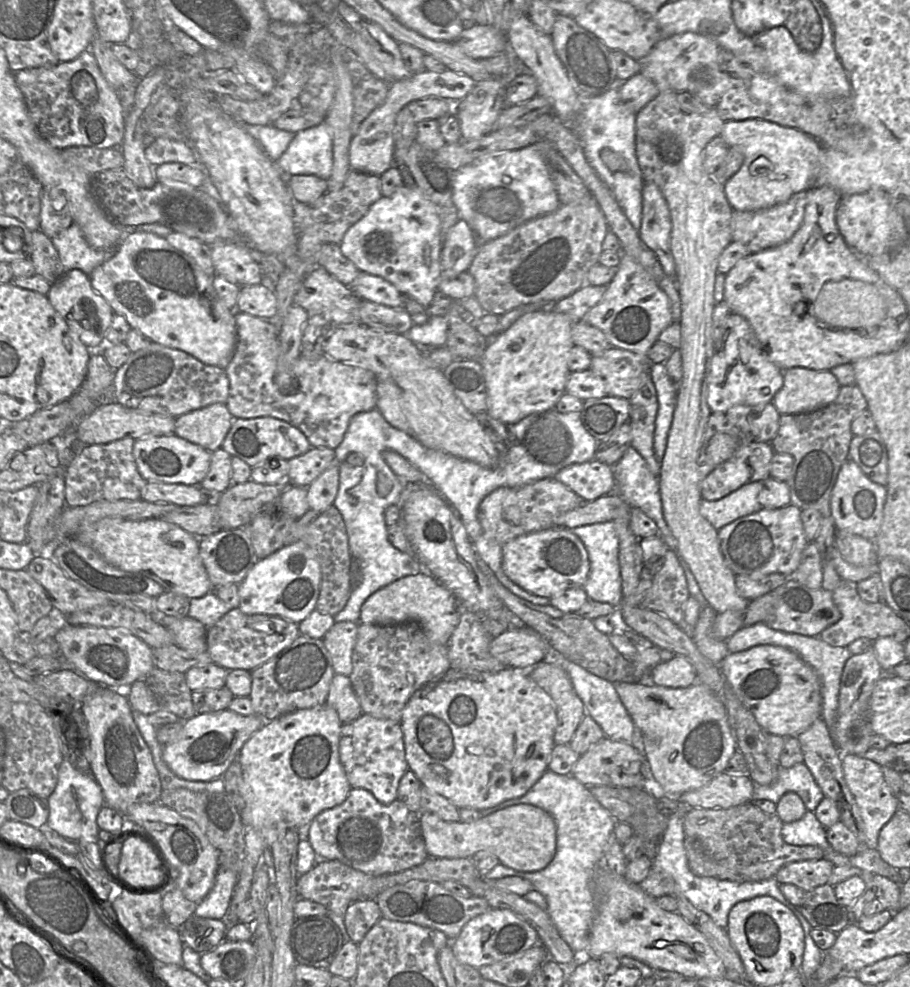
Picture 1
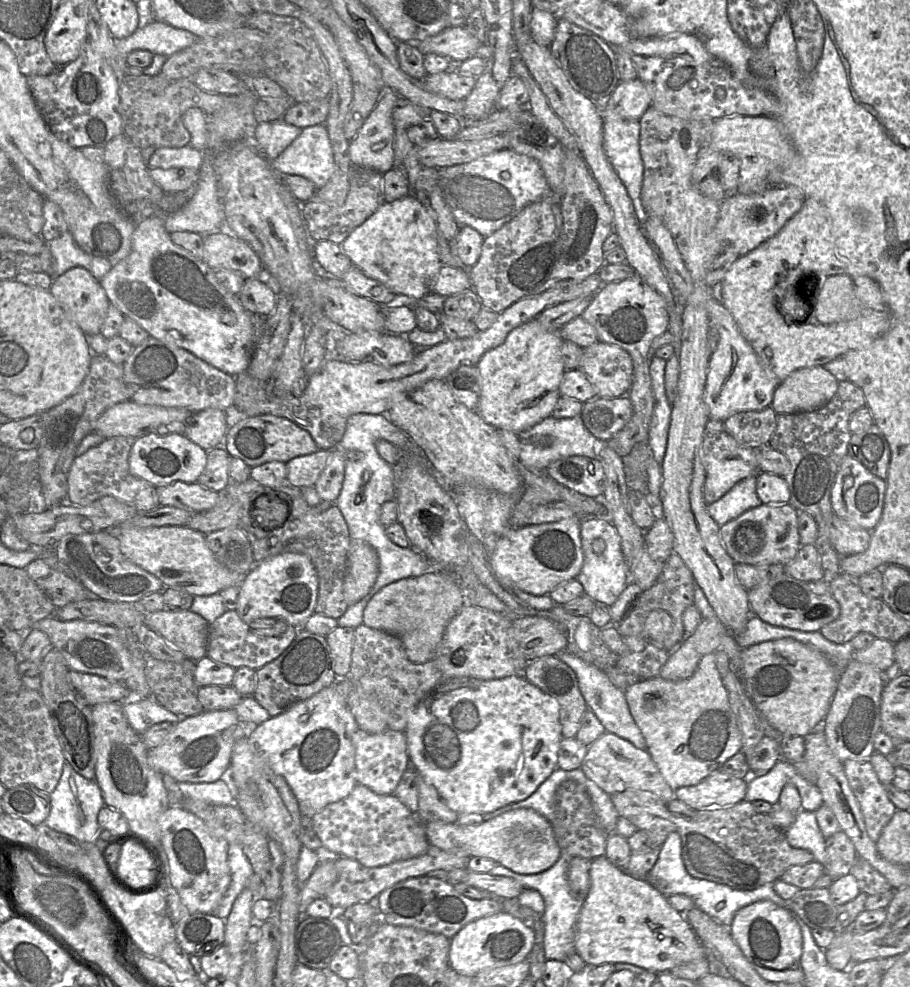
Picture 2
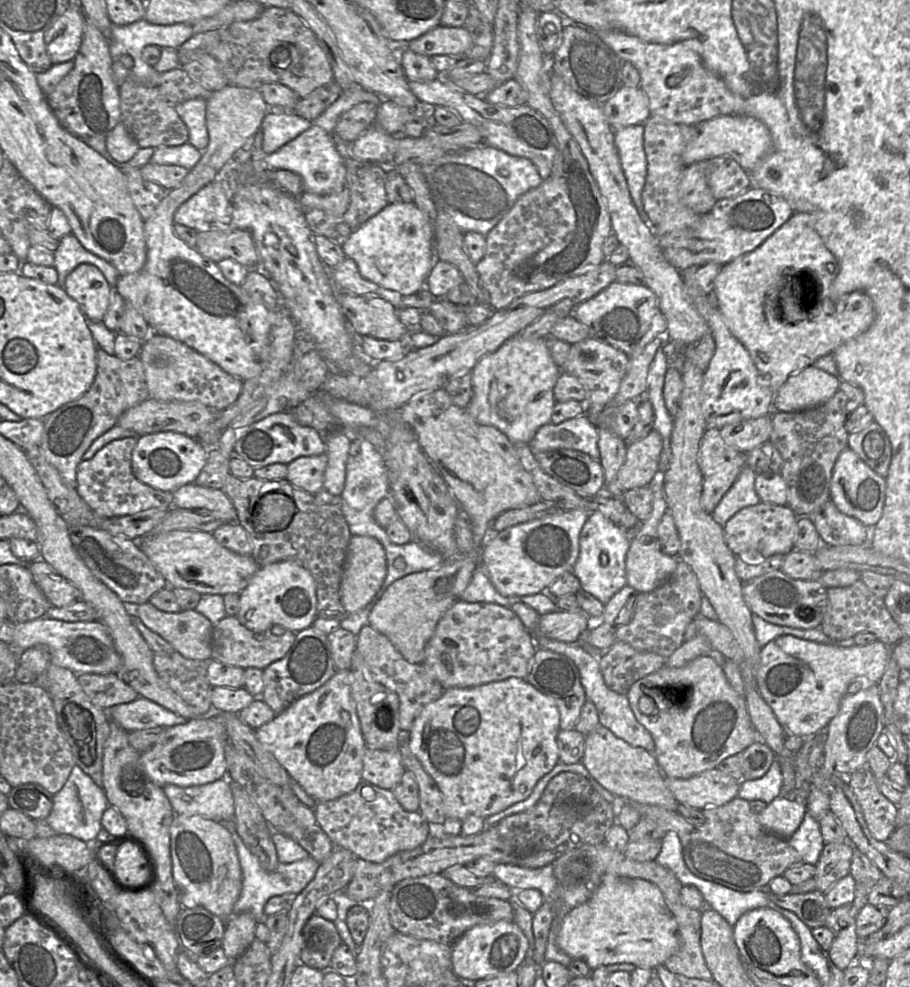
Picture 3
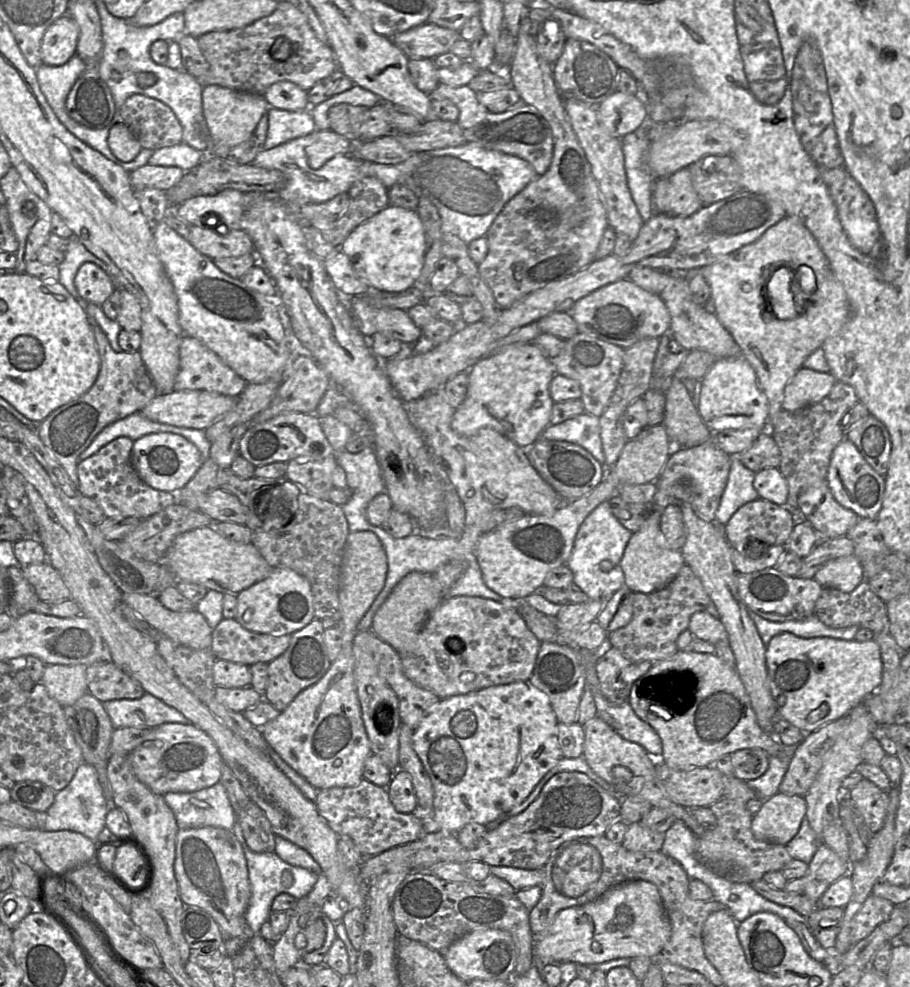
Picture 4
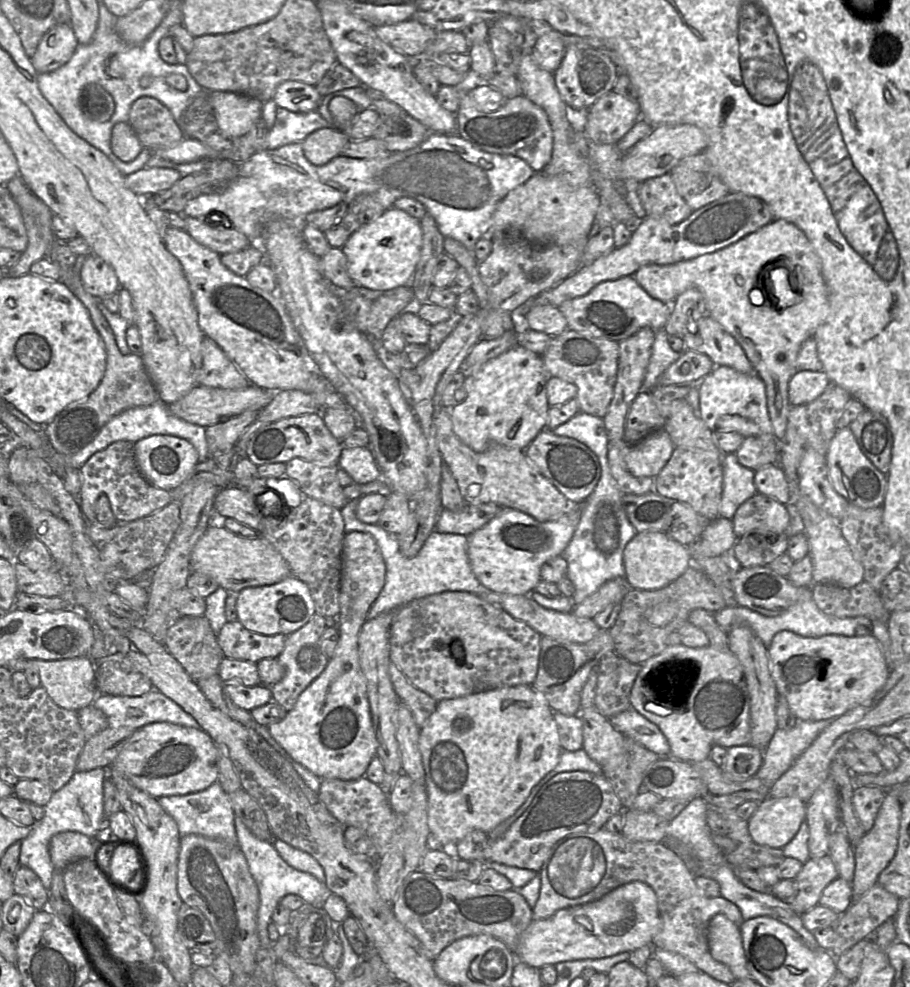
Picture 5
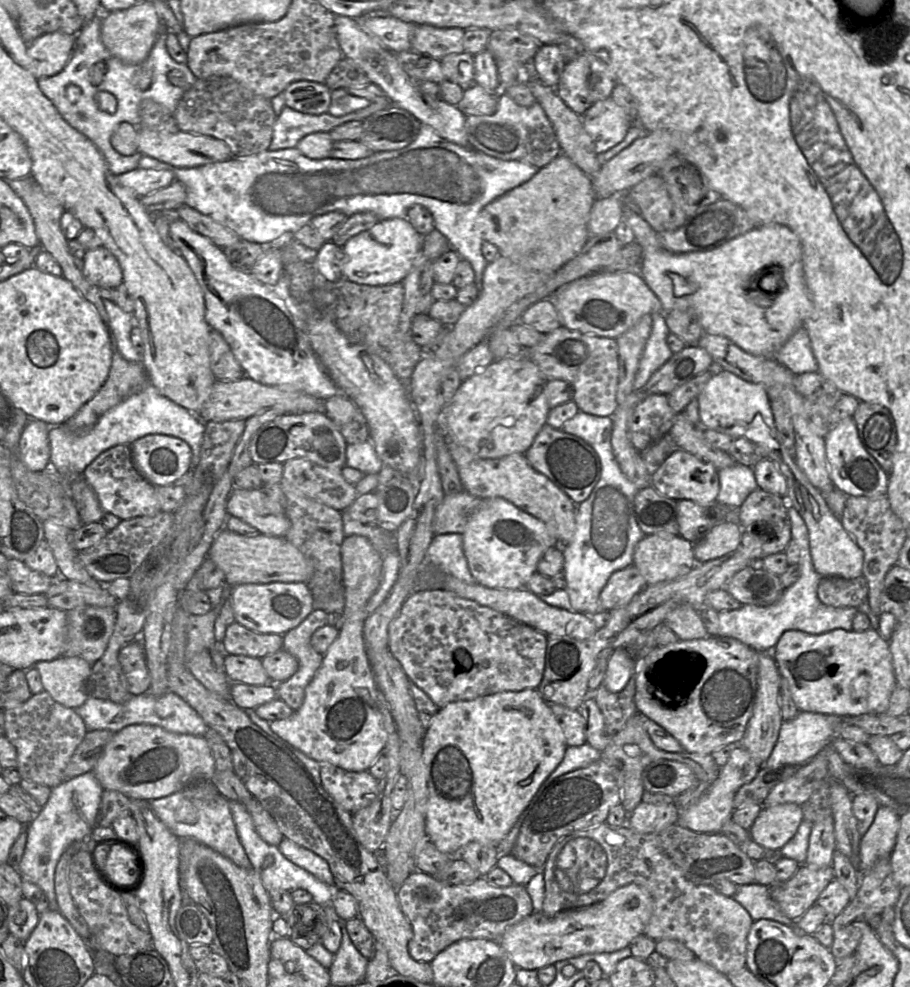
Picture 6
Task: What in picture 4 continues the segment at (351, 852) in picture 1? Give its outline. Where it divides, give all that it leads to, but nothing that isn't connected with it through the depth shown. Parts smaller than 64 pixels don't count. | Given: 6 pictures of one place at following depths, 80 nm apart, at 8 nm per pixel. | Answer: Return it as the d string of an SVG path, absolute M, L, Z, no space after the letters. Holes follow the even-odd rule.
M362 779L353 787L331 787L318 791L316 808L338 836L349 836L365 857L414 842L424 834L424 820L417 813L398 812L390 801L386 787Z

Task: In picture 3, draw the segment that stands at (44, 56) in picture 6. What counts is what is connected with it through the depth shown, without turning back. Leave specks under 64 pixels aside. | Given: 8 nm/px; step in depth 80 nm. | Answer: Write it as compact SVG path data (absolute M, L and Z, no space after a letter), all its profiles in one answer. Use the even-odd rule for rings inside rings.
M73 3L48 29L44 40L53 64L74 60L82 43L85 22L82 8Z

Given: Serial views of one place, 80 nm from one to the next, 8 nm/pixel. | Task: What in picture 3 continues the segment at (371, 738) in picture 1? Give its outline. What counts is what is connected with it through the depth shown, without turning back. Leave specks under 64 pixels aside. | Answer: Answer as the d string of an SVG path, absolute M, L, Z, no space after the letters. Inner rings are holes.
M366 749L363 757L362 781L382 789L392 790L405 771L399 749Z

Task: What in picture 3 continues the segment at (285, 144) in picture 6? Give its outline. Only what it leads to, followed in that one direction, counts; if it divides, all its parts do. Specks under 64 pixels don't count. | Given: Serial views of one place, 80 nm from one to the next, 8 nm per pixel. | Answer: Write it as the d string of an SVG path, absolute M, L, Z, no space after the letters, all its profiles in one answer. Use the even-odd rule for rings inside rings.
M281 108L268 110L263 118L260 127L263 135L263 155L276 152L313 124L293 111L282 110Z

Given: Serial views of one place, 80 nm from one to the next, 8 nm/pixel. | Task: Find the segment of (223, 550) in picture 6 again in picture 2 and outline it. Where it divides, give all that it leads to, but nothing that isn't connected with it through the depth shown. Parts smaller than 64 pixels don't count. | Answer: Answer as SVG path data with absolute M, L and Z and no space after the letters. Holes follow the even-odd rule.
M187 526L114 527L111 531L119 539L123 554L156 576L165 587L183 590L193 596L207 596L231 586L239 586L246 575L220 564L208 547L205 535Z

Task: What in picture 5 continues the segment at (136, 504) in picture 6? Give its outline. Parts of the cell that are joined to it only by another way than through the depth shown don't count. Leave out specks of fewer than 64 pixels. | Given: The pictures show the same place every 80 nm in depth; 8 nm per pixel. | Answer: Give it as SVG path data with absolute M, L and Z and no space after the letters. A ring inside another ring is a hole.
M116 441L93 454L79 469L82 476L79 506L87 524L95 522L95 504L101 495L106 495L110 508L119 522L129 522L148 516L172 502L168 491L149 483L140 473L134 455L134 444Z

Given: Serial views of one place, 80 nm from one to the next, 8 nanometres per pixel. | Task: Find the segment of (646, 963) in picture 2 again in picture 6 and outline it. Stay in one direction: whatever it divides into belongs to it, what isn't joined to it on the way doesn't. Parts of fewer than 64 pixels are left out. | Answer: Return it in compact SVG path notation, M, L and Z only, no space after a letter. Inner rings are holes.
M629 884L590 906L561 911L554 916L534 912L509 926L499 944L517 969L539 970L569 958L611 953L630 946L635 938L644 934L653 909L654 901L649 891L641 885Z

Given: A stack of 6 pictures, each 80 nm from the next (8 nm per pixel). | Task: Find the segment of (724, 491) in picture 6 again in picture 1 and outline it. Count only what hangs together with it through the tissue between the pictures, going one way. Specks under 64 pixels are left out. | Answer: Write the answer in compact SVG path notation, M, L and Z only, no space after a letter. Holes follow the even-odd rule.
M755 481L744 484L719 500L708 501L702 498L700 513L719 531L738 518L750 515L763 508L758 501L762 487L763 481Z

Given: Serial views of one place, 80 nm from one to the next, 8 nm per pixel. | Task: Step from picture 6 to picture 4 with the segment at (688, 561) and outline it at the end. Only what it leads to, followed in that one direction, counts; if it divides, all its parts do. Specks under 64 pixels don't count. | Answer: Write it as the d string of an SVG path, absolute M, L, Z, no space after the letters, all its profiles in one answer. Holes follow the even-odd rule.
M653 517L632 534L620 562L625 576L625 586L639 593L652 593L663 589L677 576L684 564L681 551L666 546L660 530L660 519Z

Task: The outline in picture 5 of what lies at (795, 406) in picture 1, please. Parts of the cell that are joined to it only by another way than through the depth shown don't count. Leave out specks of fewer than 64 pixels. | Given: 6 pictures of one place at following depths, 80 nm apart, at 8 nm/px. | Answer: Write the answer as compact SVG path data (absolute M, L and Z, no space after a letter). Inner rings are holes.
M795 371L788 387L788 399L791 406L815 400L824 392L829 383L830 379L824 371Z

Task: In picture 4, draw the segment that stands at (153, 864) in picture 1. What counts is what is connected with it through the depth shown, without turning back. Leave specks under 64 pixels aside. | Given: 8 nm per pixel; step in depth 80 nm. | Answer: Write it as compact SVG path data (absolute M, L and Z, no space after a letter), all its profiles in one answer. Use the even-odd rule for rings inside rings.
M124 845L117 850L113 872L132 888L139 888L144 880L145 866L134 846Z

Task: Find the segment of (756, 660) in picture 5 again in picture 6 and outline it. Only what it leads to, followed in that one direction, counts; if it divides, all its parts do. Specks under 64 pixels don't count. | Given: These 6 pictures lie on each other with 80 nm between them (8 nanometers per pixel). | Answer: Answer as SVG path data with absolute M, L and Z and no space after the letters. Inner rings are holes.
M759 652L757 694L751 718L739 746L746 749L760 764L770 757L779 737L783 719L779 705L781 675L771 652Z

